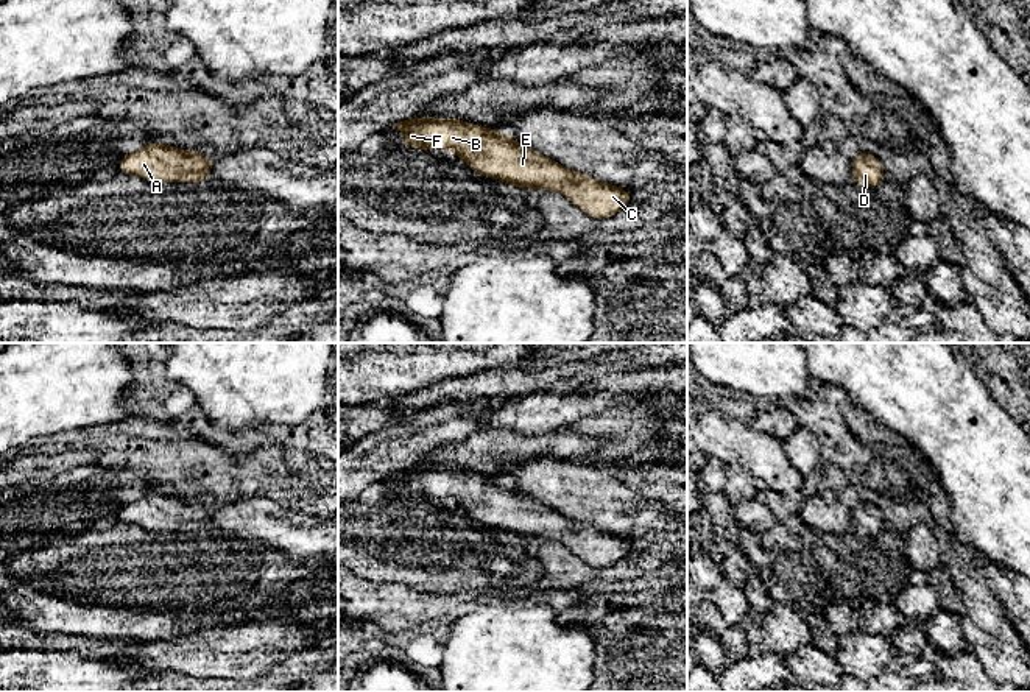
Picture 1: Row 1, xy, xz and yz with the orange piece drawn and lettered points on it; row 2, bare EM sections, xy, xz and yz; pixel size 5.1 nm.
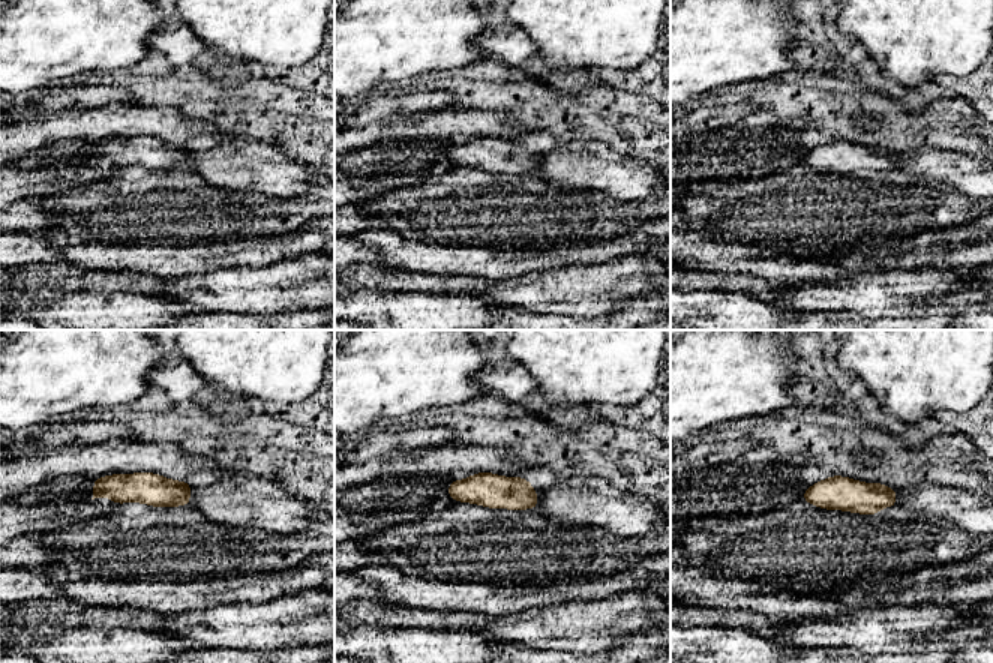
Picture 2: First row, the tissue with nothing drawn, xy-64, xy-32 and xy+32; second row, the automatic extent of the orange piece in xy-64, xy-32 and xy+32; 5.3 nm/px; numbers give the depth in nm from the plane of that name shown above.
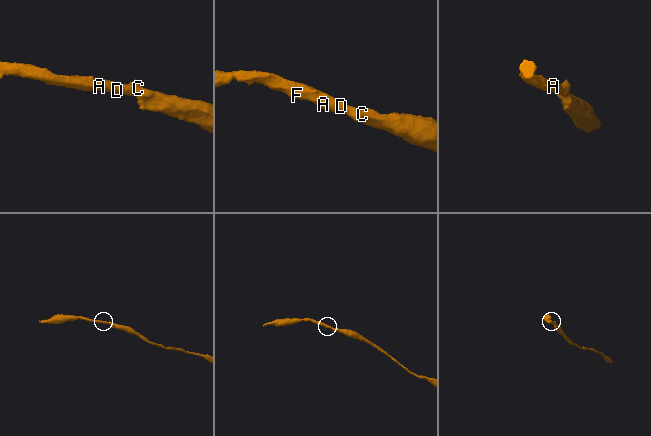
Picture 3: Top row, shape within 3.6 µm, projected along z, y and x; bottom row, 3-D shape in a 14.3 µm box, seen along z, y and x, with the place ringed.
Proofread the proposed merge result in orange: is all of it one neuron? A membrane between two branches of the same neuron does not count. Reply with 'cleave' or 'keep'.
keep

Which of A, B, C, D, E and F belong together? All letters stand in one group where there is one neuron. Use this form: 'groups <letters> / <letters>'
groups A B C D E F

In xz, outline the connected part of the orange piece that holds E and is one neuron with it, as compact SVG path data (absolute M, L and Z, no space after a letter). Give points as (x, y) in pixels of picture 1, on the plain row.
M410 466L391 477L399 477L404 494L413 499L450 499L485 527L500 528L510 538L558 541L595 569L612 566L631 552L623 536L566 517L511 485L483 474L461 468Z

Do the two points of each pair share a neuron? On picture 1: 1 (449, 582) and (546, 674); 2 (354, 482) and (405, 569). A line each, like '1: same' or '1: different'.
1: different
2: different

